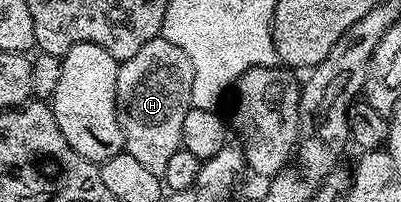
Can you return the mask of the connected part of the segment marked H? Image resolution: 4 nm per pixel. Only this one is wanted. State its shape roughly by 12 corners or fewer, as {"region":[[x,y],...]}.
{"region":[[165,38],[118,65],[124,150],[161,176],[193,106],[190,56]]}

